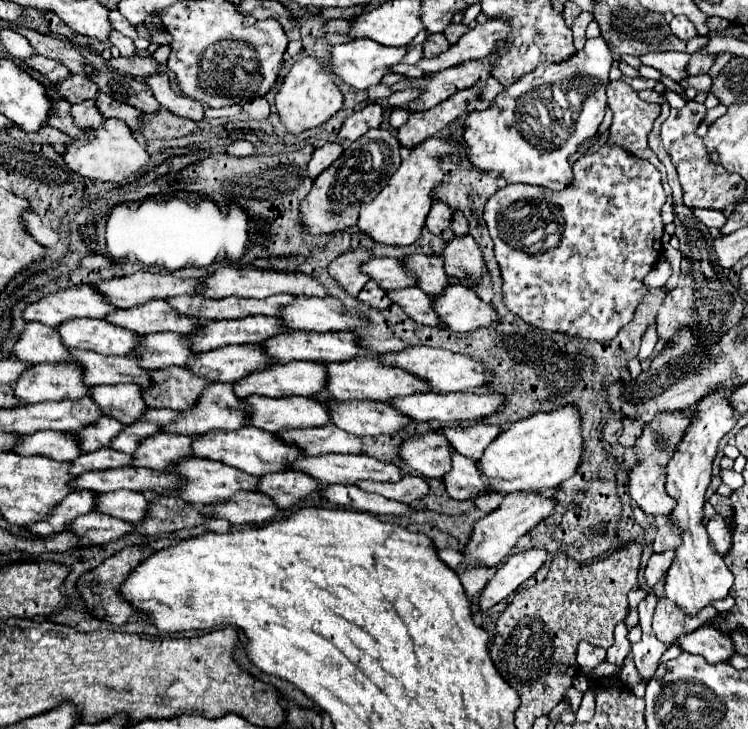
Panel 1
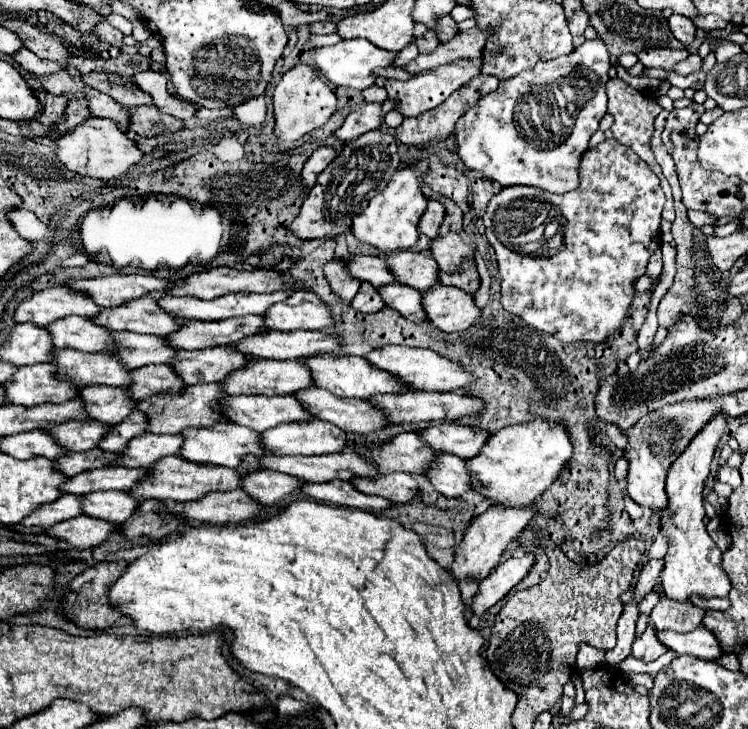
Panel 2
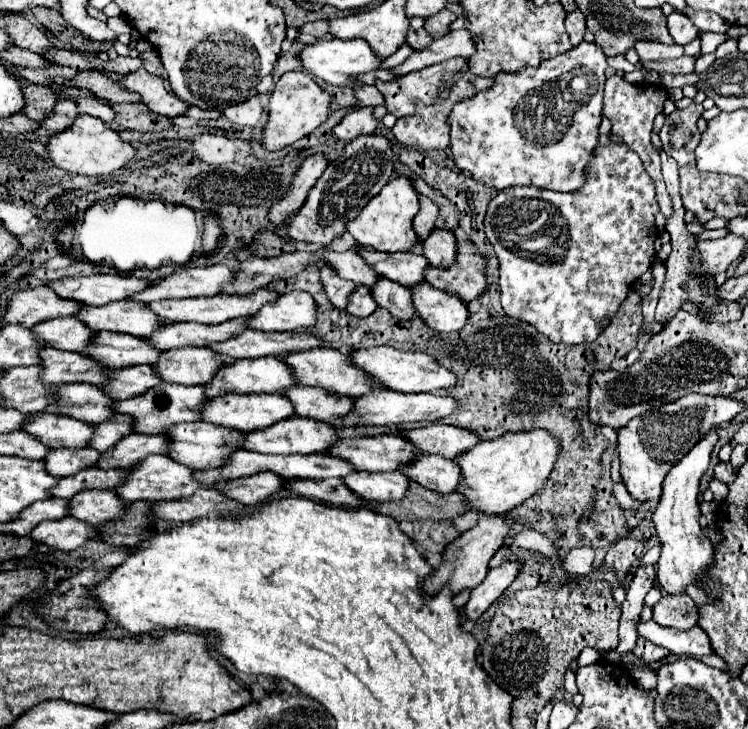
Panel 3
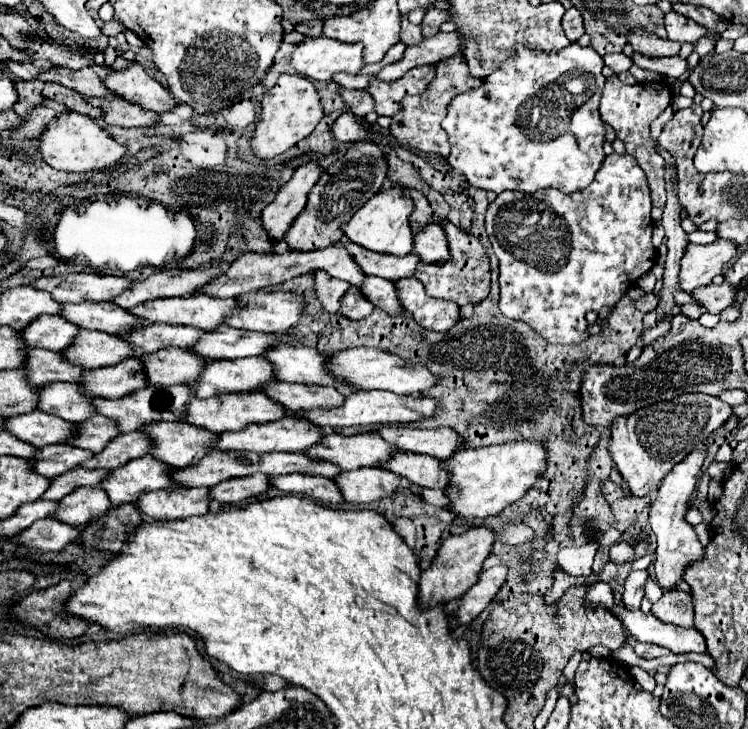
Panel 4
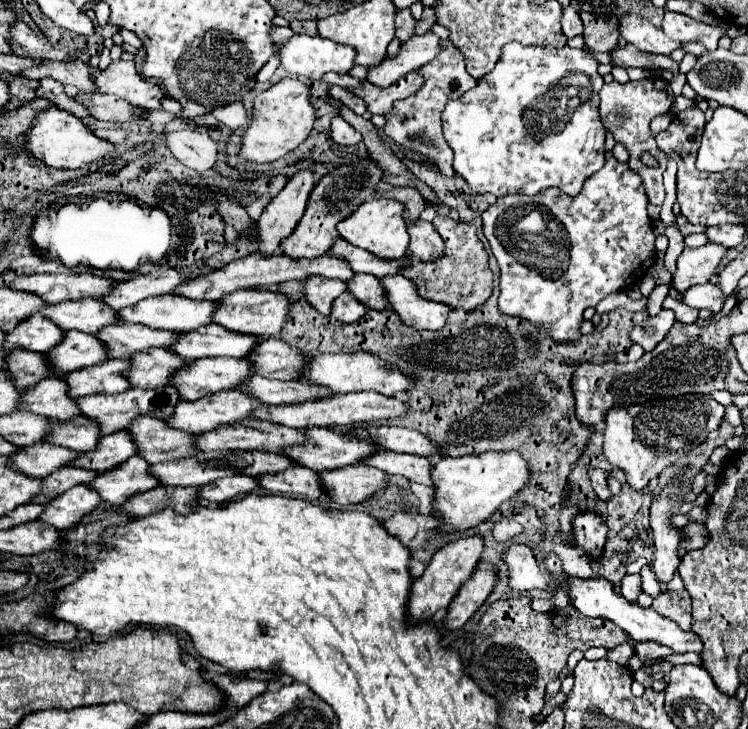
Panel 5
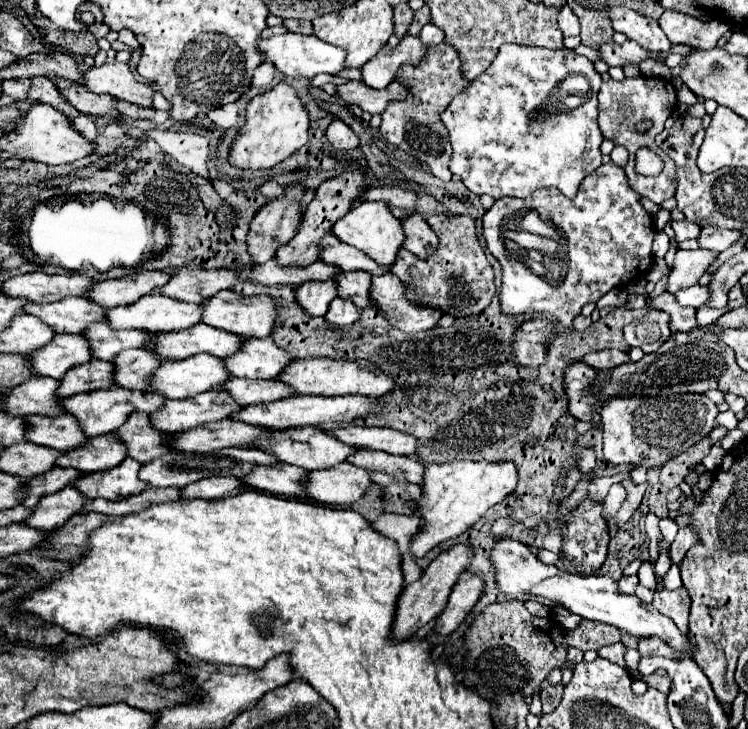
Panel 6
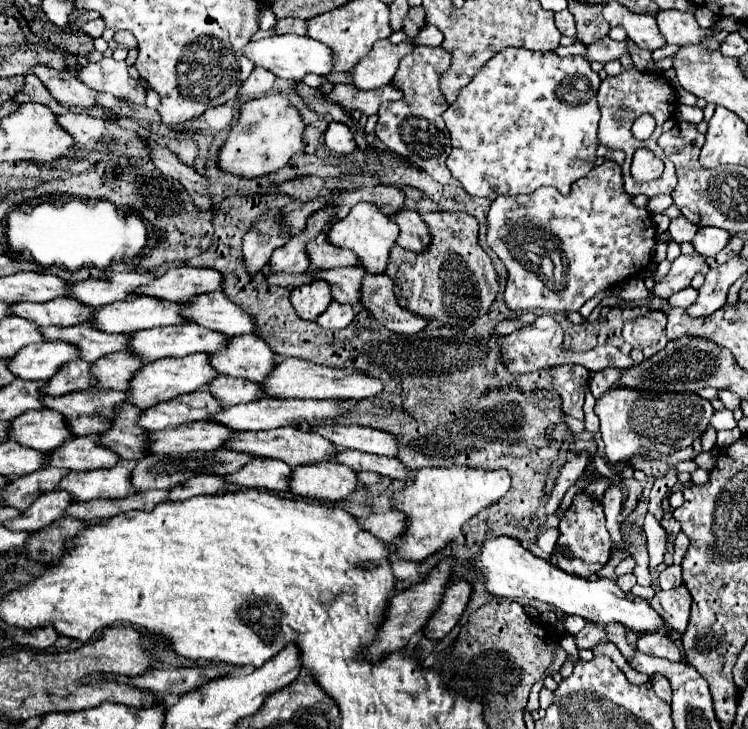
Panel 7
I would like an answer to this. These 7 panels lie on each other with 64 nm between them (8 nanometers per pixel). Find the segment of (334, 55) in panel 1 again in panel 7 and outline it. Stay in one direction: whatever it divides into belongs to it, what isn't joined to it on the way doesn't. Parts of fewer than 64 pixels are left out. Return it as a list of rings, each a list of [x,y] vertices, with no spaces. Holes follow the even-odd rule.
[[[282,34],[282,36],[270,36],[260,42],[252,42],[244,46],[244,56],[254,62],[258,68],[266,68],[278,78],[286,80],[302,80],[306,74],[328,74],[332,70],[332,52],[326,44],[316,42],[308,36],[296,36],[296,34]]]

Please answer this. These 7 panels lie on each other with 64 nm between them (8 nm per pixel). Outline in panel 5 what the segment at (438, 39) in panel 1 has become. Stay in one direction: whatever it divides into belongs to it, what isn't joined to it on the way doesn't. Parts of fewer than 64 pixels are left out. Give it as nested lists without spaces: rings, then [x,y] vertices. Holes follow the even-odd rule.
[[[404,8],[404,10],[396,12],[396,38],[400,42],[414,36],[414,26],[416,26],[416,20],[412,18],[410,8]]]

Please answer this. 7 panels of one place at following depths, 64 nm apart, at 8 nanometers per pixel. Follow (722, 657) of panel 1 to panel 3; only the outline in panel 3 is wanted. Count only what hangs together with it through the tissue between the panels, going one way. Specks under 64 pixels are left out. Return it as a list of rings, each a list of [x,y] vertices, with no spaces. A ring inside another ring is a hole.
[[[638,618],[636,620],[636,632],[638,632],[638,638],[650,640],[652,644],[666,648],[666,650],[670,650],[672,654],[678,654],[678,656],[688,654],[688,656],[694,656],[694,658],[702,658],[702,656],[714,654],[710,640],[700,626],[694,626],[690,630],[676,630],[676,628],[660,626],[654,620],[642,622]]]

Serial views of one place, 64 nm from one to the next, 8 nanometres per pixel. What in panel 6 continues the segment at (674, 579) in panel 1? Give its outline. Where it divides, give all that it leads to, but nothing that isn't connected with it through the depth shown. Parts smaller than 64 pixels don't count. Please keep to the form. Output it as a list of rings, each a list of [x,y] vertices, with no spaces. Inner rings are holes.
[[[662,542],[662,550],[660,550],[660,558],[656,560],[656,566],[654,566],[654,572],[656,572],[656,576],[664,576],[666,572],[668,572],[668,568],[670,568],[670,554],[668,554],[668,550],[666,550],[666,542]]]

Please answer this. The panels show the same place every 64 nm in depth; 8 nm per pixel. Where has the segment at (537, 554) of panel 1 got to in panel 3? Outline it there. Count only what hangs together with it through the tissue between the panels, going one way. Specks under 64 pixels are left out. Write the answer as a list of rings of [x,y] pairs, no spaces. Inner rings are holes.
[[[516,560],[502,562],[498,568],[490,568],[484,582],[470,590],[470,598],[464,606],[464,616],[468,620],[476,620],[514,582],[514,578],[518,576],[518,570],[520,570],[520,562]]]

